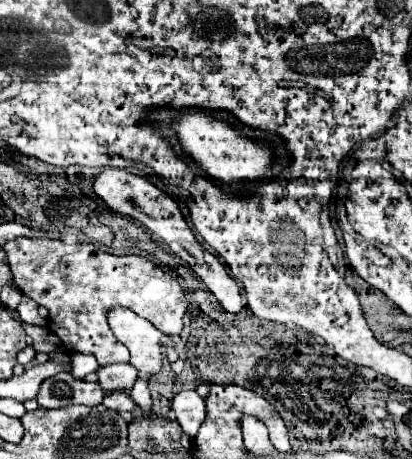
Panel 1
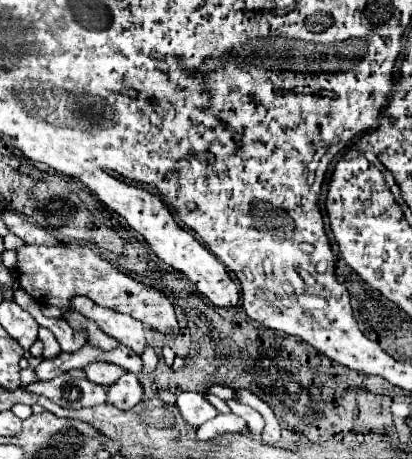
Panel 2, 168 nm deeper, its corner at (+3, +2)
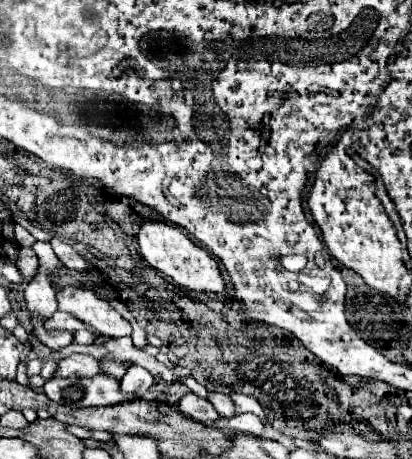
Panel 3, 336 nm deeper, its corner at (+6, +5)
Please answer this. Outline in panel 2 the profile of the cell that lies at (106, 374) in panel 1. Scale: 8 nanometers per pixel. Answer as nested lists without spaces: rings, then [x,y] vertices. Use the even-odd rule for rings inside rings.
[[[90,363],[90,367],[84,367],[84,373],[86,377],[92,381],[92,383],[98,383],[98,385],[112,385],[116,383],[126,371],[112,365],[112,363]]]

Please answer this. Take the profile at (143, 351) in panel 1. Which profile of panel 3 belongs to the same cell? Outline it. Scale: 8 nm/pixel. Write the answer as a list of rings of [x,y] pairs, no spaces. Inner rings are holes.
[[[65,288],[57,294],[57,308],[71,312],[103,336],[131,336],[131,324],[107,300],[89,290]]]

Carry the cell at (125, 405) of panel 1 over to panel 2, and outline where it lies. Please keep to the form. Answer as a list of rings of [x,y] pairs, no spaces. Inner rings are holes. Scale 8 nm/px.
[[[126,373],[122,375],[110,389],[108,389],[108,403],[118,409],[130,409],[142,399],[142,385],[136,375]]]

